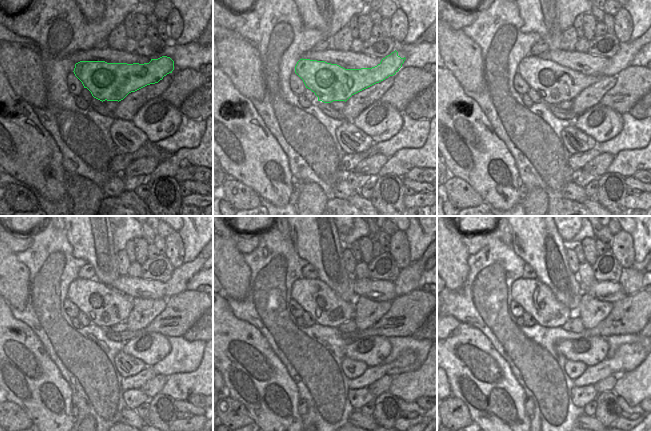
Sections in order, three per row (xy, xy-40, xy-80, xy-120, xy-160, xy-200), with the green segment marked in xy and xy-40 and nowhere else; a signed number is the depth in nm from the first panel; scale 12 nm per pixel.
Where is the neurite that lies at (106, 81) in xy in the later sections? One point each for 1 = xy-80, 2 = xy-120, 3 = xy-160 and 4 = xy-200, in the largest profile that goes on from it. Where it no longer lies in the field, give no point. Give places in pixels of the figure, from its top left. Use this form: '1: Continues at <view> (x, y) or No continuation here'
1: Continues at xy-80 (555, 83)
2: Continues at xy-120 (104, 306)
3: Continues at xy-160 (326, 308)
4: Continues at xy-200 (537, 299).

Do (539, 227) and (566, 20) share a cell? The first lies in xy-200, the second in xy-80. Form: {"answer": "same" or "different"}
{"answer": "different"}

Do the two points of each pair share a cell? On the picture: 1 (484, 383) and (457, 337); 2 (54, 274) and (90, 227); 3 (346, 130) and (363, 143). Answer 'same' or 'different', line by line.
1: same
2: different
3: same

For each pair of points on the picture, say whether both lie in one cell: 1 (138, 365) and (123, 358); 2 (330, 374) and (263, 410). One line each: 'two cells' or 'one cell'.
1: one cell
2: two cells

